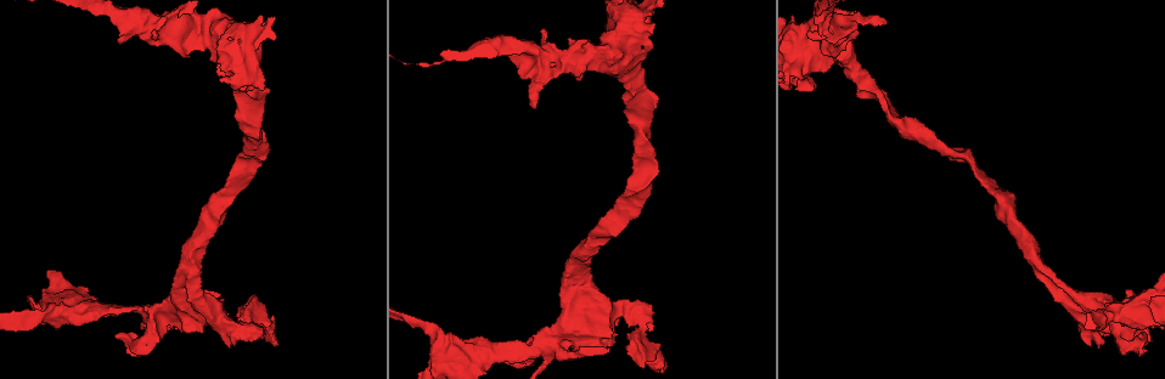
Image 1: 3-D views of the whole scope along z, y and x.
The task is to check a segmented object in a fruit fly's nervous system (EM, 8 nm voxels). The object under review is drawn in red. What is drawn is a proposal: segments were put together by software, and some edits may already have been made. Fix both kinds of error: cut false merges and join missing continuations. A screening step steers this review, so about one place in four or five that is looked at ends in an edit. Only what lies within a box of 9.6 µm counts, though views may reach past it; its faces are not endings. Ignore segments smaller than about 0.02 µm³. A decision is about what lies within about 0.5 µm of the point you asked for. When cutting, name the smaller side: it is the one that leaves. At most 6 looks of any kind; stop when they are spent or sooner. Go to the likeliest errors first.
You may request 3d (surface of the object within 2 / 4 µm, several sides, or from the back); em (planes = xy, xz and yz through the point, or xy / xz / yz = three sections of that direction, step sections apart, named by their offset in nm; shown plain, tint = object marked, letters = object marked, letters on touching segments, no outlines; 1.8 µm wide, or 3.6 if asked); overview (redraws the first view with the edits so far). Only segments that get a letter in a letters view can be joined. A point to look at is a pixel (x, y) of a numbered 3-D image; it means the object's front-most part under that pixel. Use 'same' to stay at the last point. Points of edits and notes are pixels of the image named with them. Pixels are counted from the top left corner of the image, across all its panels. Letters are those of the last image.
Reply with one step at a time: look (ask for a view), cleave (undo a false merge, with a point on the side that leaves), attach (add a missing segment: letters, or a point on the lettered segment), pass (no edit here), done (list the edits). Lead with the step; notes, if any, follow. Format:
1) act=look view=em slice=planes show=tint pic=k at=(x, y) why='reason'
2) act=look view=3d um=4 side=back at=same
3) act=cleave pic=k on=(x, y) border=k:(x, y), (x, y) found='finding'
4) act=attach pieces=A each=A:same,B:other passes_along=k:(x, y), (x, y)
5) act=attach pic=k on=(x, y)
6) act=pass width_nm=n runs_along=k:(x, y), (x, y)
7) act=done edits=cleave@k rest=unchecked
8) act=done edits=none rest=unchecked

act=look view=em slice=yz step=16 show=letters pic=1 at=(253, 327) why='sharp bend'

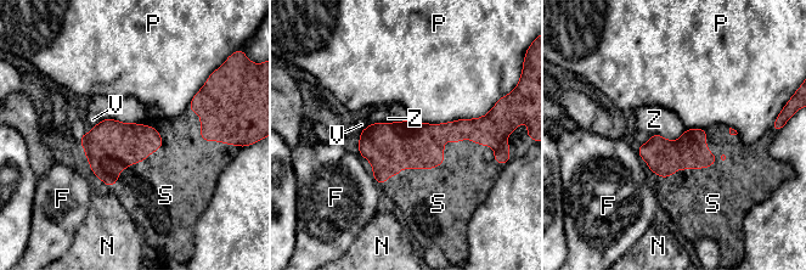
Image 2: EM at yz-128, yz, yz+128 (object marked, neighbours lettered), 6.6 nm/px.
act=attach pieces=S longest_contact=S:800nm each=F:other,N:other,P:other,S:same,V:other,Z:other found='the neuron continues'

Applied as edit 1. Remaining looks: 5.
act=look view=overview

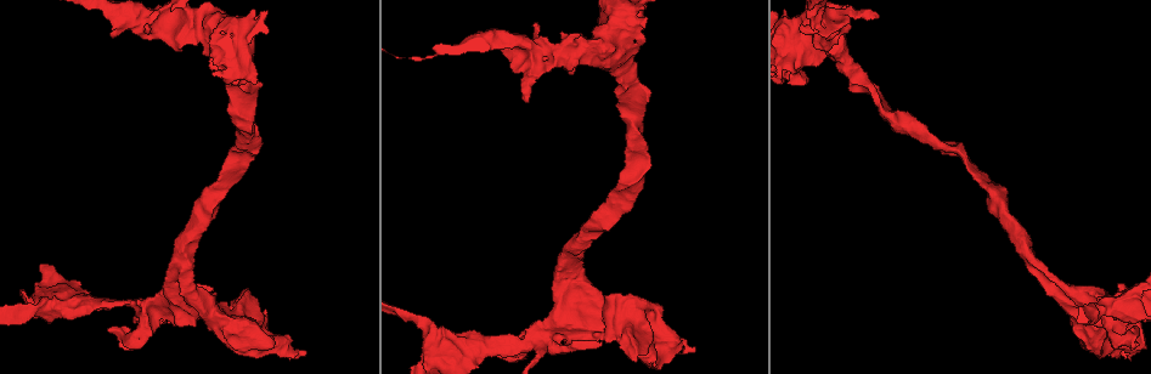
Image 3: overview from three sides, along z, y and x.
act=look view=3d um=4 pic=3 at=(235, 85) why='an open end'

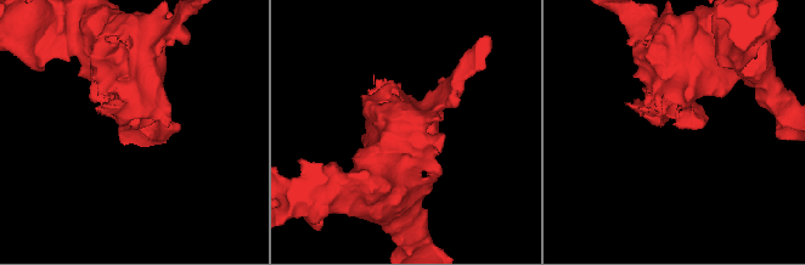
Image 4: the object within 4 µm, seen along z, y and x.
act=look view=em slice=planes show=letters pic=4 at=(678, 126)

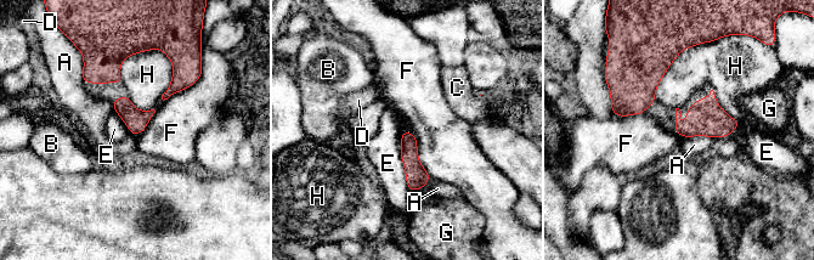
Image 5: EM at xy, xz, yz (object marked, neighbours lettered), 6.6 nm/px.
act=pass each=A:other,B:other,C:other,D:other,E:other,F:other,G:other,H:other border=5:(680, 135), (723, 137) found='no lettered segment goes on from it'

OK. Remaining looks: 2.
act=done edits=attach@2 rest=unchecked

